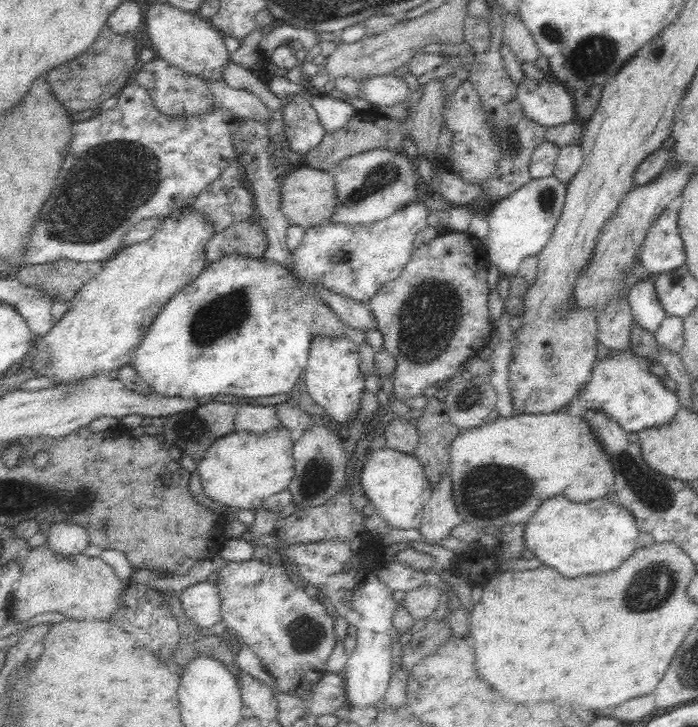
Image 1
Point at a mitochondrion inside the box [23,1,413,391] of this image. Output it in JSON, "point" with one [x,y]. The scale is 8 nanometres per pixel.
{"point":[125,172]}

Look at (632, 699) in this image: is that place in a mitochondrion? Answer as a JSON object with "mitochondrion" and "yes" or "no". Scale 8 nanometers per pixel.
{"mitochondrion":"no"}

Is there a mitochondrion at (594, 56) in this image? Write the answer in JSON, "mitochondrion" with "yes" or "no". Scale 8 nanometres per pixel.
{"mitochondrion":"yes"}

